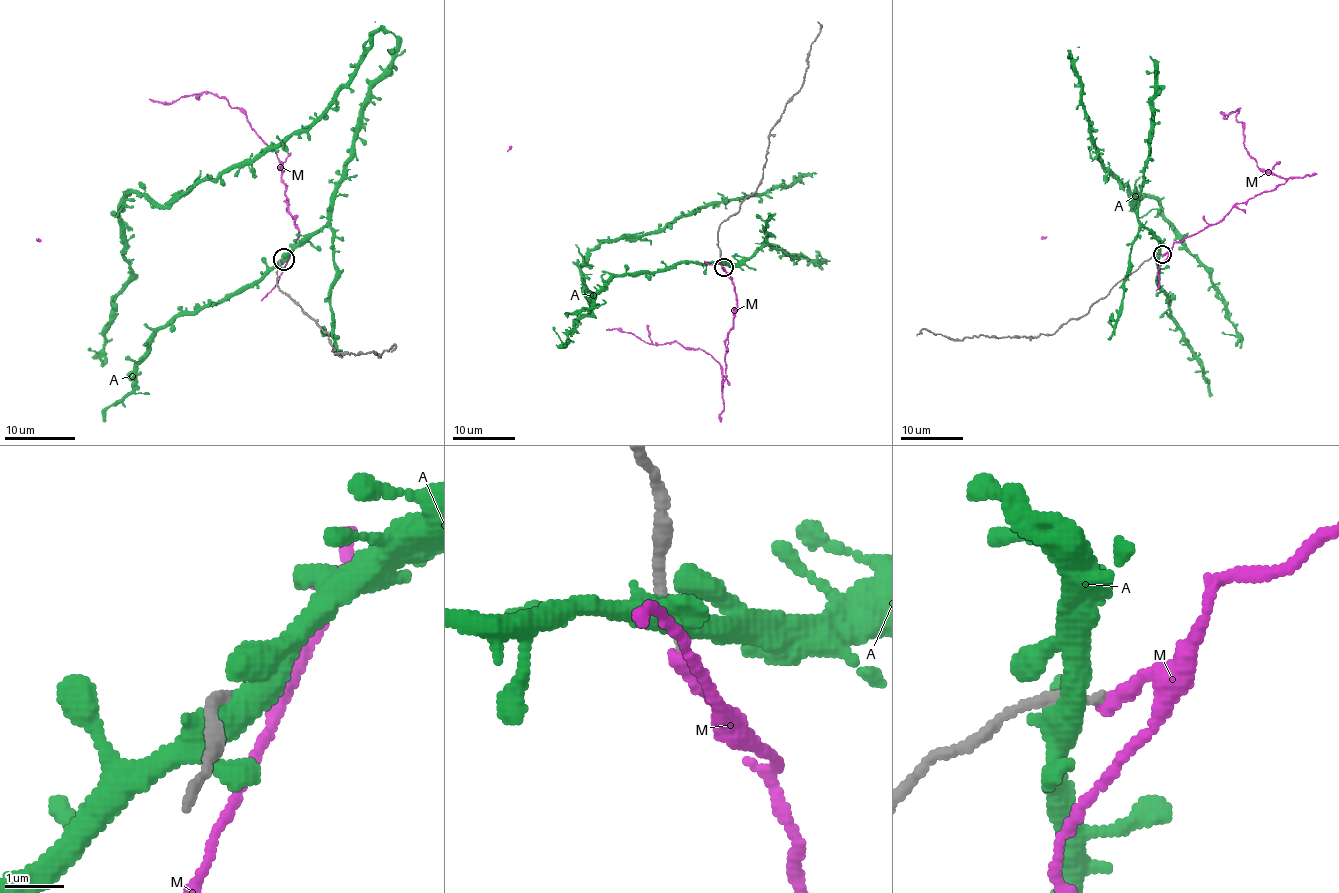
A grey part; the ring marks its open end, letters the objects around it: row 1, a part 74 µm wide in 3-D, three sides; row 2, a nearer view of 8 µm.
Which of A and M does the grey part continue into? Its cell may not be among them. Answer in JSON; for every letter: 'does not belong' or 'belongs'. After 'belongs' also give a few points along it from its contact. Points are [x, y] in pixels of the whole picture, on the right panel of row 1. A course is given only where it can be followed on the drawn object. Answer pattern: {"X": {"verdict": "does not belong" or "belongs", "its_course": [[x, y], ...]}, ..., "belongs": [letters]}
{"A": {"verdict": "does not belong"}, "M": {"verdict": "does not belong"}, "belongs": []}

